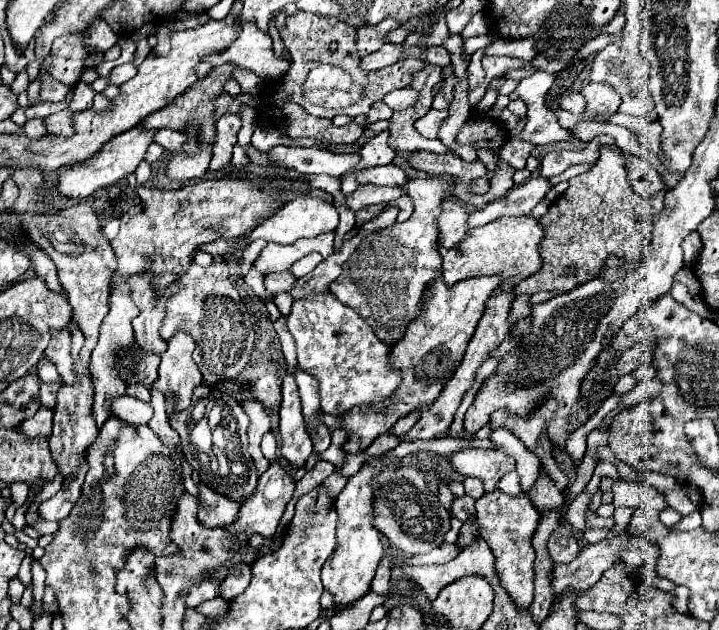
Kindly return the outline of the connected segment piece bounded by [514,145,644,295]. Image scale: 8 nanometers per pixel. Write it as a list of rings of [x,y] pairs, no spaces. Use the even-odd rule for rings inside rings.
[[[604,145],[598,163],[586,173],[572,177],[566,193],[550,205],[544,217],[540,217],[538,223],[546,229],[540,243],[542,267],[538,273],[516,285],[514,295],[534,295],[546,289],[554,295],[564,295],[574,287],[600,277],[606,269],[606,259],[612,255],[640,261],[644,223],[636,217],[636,203],[644,203],[644,199],[634,193],[626,179],[624,155],[620,155],[614,145]]]

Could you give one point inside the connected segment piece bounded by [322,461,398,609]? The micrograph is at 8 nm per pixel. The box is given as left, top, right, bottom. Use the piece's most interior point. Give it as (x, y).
(348, 573)

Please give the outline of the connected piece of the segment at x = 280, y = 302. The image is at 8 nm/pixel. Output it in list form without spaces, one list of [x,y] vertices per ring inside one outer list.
[[[278,293],[278,295],[276,295],[276,301],[274,301],[274,303],[276,303],[276,307],[280,309],[280,313],[282,313],[284,317],[286,317],[286,315],[290,313],[292,301],[294,301],[294,299],[292,299],[292,295],[290,295],[290,293]]]

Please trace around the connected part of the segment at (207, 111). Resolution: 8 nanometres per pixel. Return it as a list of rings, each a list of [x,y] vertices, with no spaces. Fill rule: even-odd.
[[[222,65],[222,67],[214,67],[210,69],[210,73],[204,77],[204,79],[198,79],[196,83],[192,83],[184,95],[178,95],[176,99],[172,99],[164,109],[160,109],[158,113],[152,113],[150,117],[144,117],[138,125],[142,129],[160,129],[160,127],[170,127],[170,129],[176,129],[176,131],[182,131],[186,127],[188,121],[202,121],[202,135],[204,135],[204,141],[208,143],[214,143],[216,139],[216,129],[212,125],[212,115],[214,115],[214,107],[212,107],[212,99],[222,95],[222,87],[226,83],[226,79],[230,77],[230,71],[232,67],[228,65]]]

